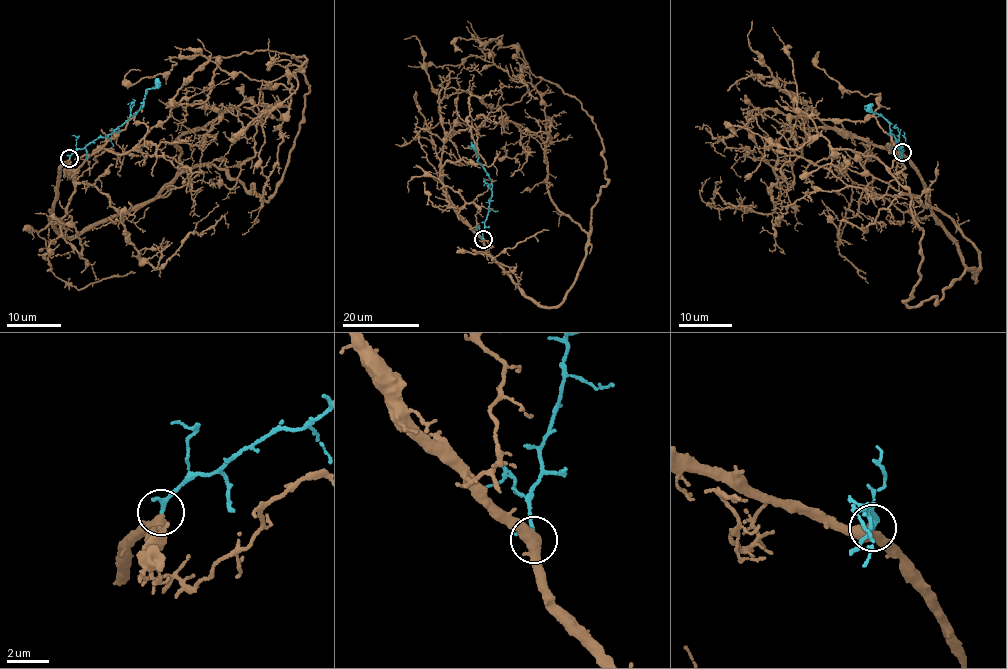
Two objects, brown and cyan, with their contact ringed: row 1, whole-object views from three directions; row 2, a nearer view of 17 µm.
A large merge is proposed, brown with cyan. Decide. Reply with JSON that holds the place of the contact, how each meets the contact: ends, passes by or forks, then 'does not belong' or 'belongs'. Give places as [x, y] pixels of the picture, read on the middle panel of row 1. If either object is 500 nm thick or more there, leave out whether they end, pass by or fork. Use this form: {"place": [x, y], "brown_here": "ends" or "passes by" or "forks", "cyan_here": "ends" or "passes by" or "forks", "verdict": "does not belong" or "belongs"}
{"place": [483, 239], "brown_here": "passes by", "cyan_here": "ends", "verdict": "belongs"}

